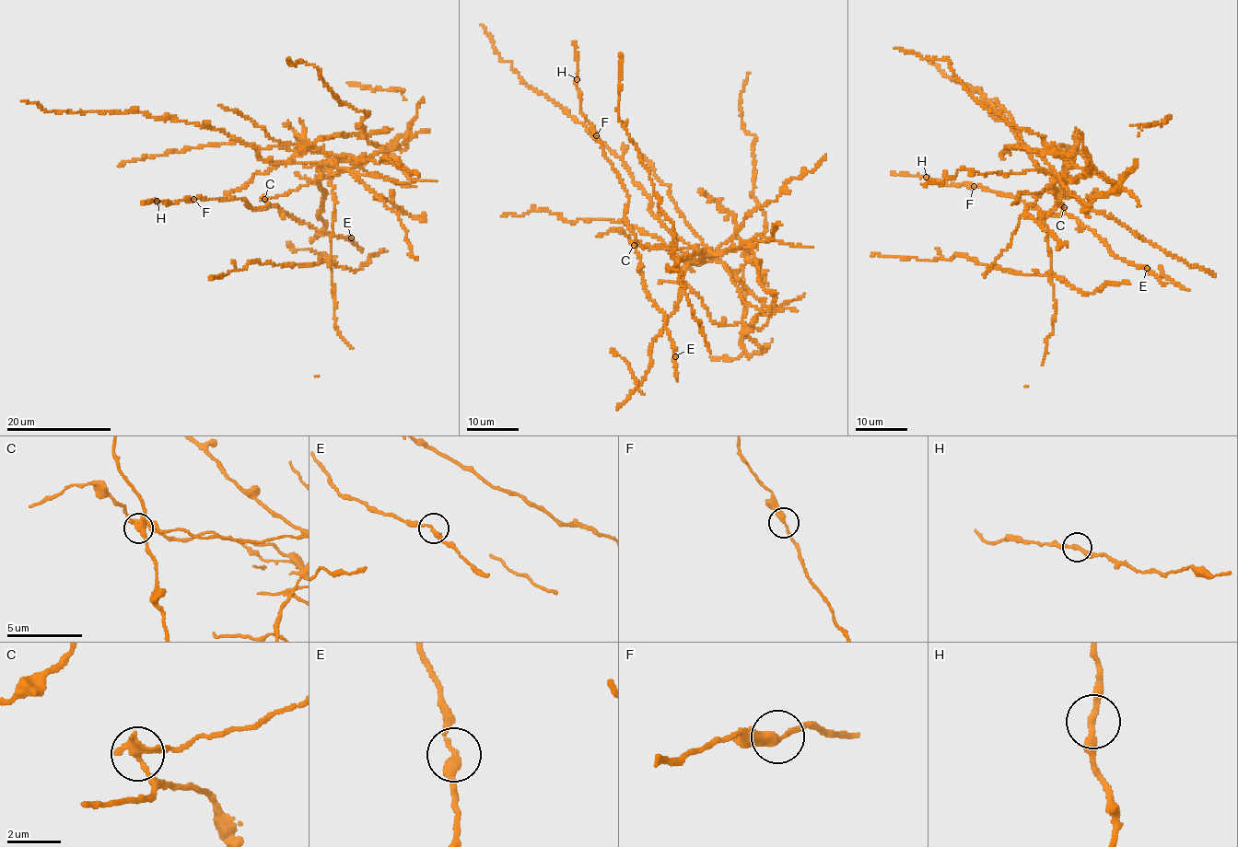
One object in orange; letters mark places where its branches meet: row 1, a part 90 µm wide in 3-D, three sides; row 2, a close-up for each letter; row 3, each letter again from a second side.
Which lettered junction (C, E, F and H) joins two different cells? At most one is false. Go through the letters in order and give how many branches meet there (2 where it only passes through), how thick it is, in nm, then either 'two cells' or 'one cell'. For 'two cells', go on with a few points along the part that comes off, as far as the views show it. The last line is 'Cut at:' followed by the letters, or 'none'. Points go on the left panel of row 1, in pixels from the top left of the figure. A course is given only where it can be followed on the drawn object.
C: 2 branches meet; 240 nm thick; two cells; foreign part runs (264, 200), (333, 174), (328, 158), (407, 144), (383, 152), (364, 137), (368, 113), (289, 58)
E: 2 branches meet; 280 nm thick; one cell
F: 2 branches meet; 300 nm thick; one cell
H: 2 branches meet; 240 nm thick; one cell
Cut at: C

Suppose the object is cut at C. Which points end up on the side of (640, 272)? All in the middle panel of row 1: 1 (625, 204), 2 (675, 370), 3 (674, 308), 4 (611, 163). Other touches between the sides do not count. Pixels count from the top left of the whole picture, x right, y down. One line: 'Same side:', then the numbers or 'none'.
Same side: 1, 2, 4

